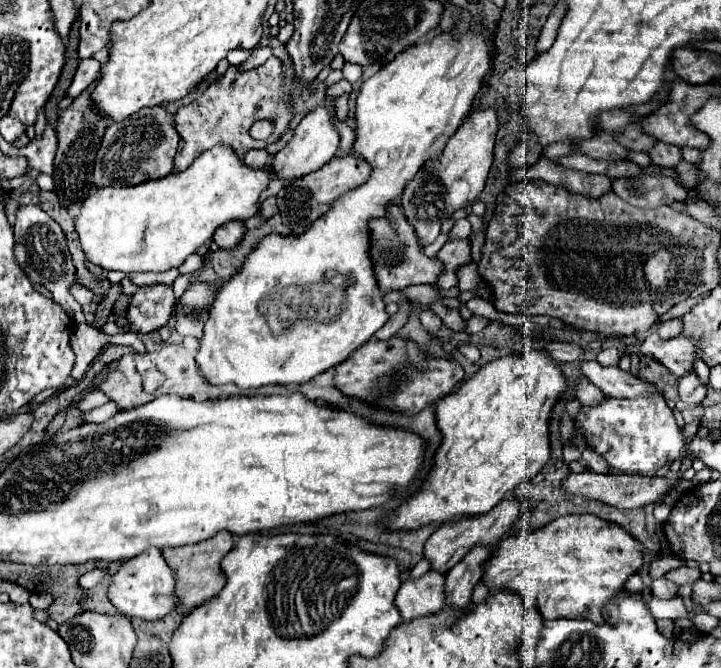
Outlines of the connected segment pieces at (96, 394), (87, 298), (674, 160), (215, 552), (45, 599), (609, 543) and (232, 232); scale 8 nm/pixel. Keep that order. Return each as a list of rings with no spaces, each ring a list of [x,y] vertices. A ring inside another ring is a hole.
[[[90,391],[88,395],[86,395],[86,399],[84,399],[84,403],[86,405],[90,405],[90,409],[96,409],[96,407],[100,407],[100,405],[104,405],[104,403],[108,403],[110,399],[108,399],[108,395],[104,395],[102,391]]]
[[[78,283],[74,289],[72,289],[72,295],[74,295],[74,299],[76,299],[80,305],[94,303],[94,297],[96,297],[96,293],[94,293],[92,289],[88,289],[88,287],[80,285],[80,283]]]
[[[656,143],[654,149],[650,151],[652,163],[660,165],[660,167],[676,167],[682,161],[682,151],[676,145],[668,145],[668,143]]]
[[[218,531],[214,537],[196,543],[196,545],[186,545],[186,547],[174,547],[174,549],[162,549],[162,555],[166,559],[166,563],[170,565],[174,577],[176,577],[176,595],[180,599],[180,607],[182,609],[194,609],[200,603],[216,597],[220,593],[220,589],[226,583],[226,575],[222,573],[222,559],[224,555],[232,549],[234,539],[230,531]]]
[[[33,593],[29,599],[30,604],[35,609],[48,610],[48,607],[52,604],[52,597],[50,595],[46,595],[45,593],[40,593],[40,595],[36,595]]]
[[[566,515],[558,517],[542,529],[518,533],[516,537],[506,537],[494,549],[492,559],[484,565],[484,583],[490,591],[496,589],[512,589],[524,599],[532,597],[534,605],[542,613],[544,619],[590,619],[597,625],[604,623],[602,607],[608,599],[624,591],[626,581],[640,571],[644,565],[644,555],[640,549],[640,541],[634,539],[624,527],[618,523],[604,521],[596,515]]]
[[[230,221],[214,233],[214,241],[220,249],[234,249],[244,239],[244,235],[246,235],[246,225],[238,221]]]

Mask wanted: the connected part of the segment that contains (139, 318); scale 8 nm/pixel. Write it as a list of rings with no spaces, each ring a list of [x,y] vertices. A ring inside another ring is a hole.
[[[152,283],[138,289],[128,305],[128,327],[130,331],[154,331],[168,323],[174,307],[172,285]]]

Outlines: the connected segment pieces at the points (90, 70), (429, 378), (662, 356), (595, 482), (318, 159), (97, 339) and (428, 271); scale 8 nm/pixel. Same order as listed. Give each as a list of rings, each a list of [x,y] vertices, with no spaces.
[[[92,57],[90,59],[82,59],[80,65],[78,65],[78,71],[74,75],[74,81],[72,81],[70,89],[68,89],[68,95],[70,97],[78,97],[96,79],[98,67],[100,67],[100,63],[96,59],[92,59]]]
[[[392,337],[388,341],[372,339],[360,347],[350,359],[334,367],[334,377],[336,387],[344,395],[358,397],[394,411],[418,413],[430,403],[448,395],[462,381],[464,369],[454,361],[428,357],[426,351],[420,351],[412,341]]]
[[[650,333],[646,337],[646,341],[642,343],[640,351],[648,357],[654,357],[656,361],[660,361],[666,369],[670,369],[676,377],[684,377],[686,373],[692,371],[694,359],[698,357],[696,353],[692,355],[692,359],[684,359],[684,351],[682,351],[682,337],[674,337],[674,339],[662,339],[658,333]]]
[[[584,471],[584,473],[570,473],[564,481],[562,481],[564,489],[568,493],[574,495],[582,495],[582,497],[590,497],[590,499],[598,499],[602,503],[614,505],[618,509],[638,509],[638,507],[646,507],[652,503],[658,503],[668,491],[668,479],[666,477],[652,477],[652,475],[628,475],[628,473],[608,473],[608,475],[600,475],[594,471]]]
[[[328,97],[328,99],[322,101],[322,105],[318,105],[314,111],[310,111],[300,121],[300,125],[296,127],[296,133],[294,133],[292,141],[280,153],[274,155],[272,165],[274,165],[274,171],[278,173],[280,179],[284,179],[284,177],[290,177],[290,179],[304,177],[306,173],[316,171],[318,167],[322,167],[324,163],[328,163],[336,155],[336,149],[338,149],[338,143],[340,143],[340,133],[334,127],[336,101],[338,101],[338,97]]]
[[[80,323],[70,333],[70,345],[76,355],[76,363],[72,369],[72,377],[80,381],[88,369],[88,365],[96,359],[104,345],[131,346],[137,353],[145,353],[146,347],[134,332],[117,335],[104,335],[96,327],[88,323]]]
[[[392,203],[386,207],[386,215],[378,219],[370,219],[370,257],[374,265],[374,277],[378,281],[378,287],[382,293],[394,291],[394,289],[404,289],[408,285],[420,285],[420,283],[430,283],[434,285],[440,271],[442,263],[438,259],[430,259],[422,253],[422,245],[418,243],[416,231],[406,219],[402,207],[398,203]]]

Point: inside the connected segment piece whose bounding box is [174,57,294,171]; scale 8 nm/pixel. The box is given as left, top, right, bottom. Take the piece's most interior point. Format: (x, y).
(231, 104)

